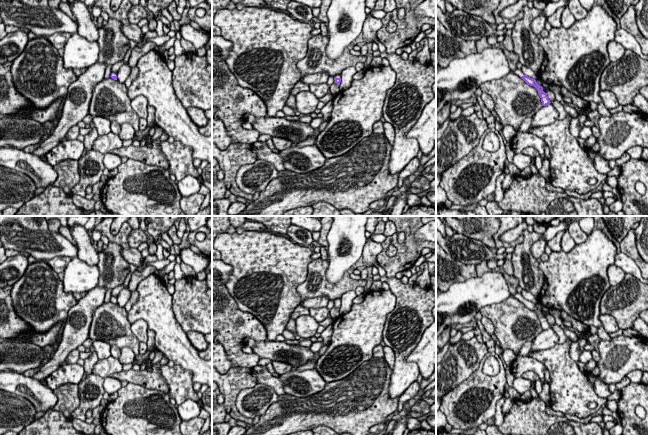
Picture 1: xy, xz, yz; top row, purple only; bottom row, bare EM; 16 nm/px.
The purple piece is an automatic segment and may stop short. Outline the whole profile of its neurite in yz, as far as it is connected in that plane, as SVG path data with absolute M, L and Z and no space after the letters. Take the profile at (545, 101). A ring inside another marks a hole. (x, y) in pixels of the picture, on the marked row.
M516 69L512 73L518 75L520 78L522 78L528 85L533 86L537 89L538 94L541 98L542 106L546 106L550 104L550 100L548 99L547 93L543 91L543 87L540 86L535 79L532 79L528 76L526 76L520 69Z

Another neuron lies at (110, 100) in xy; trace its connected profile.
M111 77L97 83L93 89L89 106L92 117L104 117L118 124L128 123L139 130L139 115L131 107L128 88Z

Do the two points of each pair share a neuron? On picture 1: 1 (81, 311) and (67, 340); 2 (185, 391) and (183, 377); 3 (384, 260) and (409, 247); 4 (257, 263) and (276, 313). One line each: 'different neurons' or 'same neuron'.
1: same neuron
2: same neuron
3: same neuron
4: same neuron

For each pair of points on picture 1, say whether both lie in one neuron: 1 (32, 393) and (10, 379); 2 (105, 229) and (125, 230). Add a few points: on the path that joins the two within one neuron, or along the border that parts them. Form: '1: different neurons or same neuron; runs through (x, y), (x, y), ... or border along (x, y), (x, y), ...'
1: same neuron; runs through (27, 388), (15, 383)
2: same neuron; runs through (108, 234), (111, 237), (118, 237), (120, 235)

